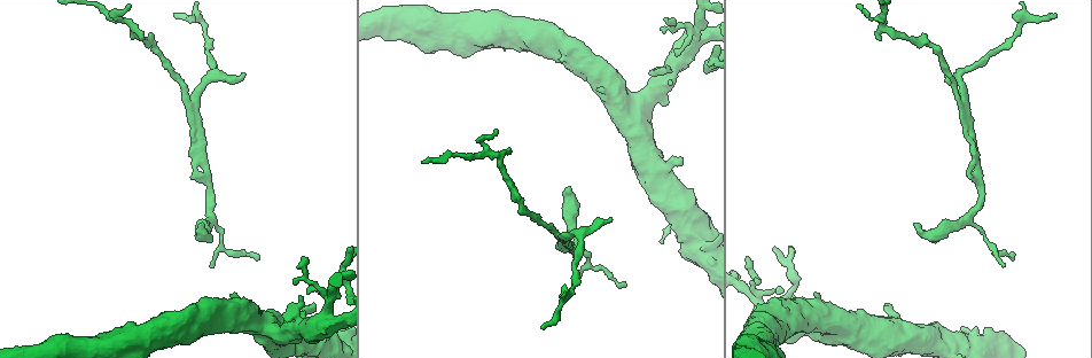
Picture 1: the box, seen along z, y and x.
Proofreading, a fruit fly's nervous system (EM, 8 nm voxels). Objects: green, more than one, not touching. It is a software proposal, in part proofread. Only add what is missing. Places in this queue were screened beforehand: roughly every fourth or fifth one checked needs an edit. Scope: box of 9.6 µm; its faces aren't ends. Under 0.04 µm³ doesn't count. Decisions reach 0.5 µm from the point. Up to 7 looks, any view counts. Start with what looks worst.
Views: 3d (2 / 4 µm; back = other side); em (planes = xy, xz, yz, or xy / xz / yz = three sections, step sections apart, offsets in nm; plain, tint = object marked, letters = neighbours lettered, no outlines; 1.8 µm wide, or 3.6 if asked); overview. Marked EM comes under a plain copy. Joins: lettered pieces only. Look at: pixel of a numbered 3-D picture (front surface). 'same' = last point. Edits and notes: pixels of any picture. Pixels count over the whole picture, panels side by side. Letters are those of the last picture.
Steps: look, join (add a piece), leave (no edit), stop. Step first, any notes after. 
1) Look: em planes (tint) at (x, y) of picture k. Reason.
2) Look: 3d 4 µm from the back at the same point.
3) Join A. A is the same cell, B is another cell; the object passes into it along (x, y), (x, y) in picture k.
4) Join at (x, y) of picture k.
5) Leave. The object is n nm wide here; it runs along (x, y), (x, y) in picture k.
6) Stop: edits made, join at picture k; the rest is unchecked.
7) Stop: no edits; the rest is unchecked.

Look: 3d 4 µm from the back at (194, 109) of picture 1. Three-way junction.

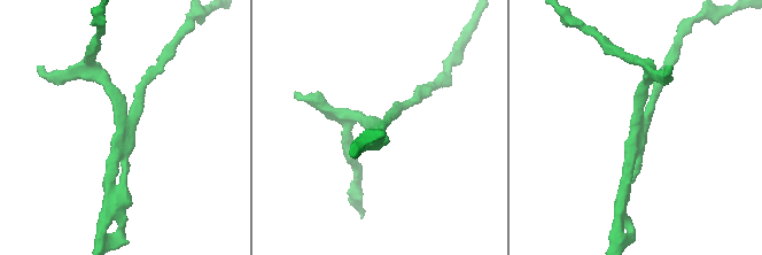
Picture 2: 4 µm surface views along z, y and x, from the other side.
Look: em yz step 16 (letters) at (123, 125) of picture 2. 3 arms meet here; shape alone is not enough.

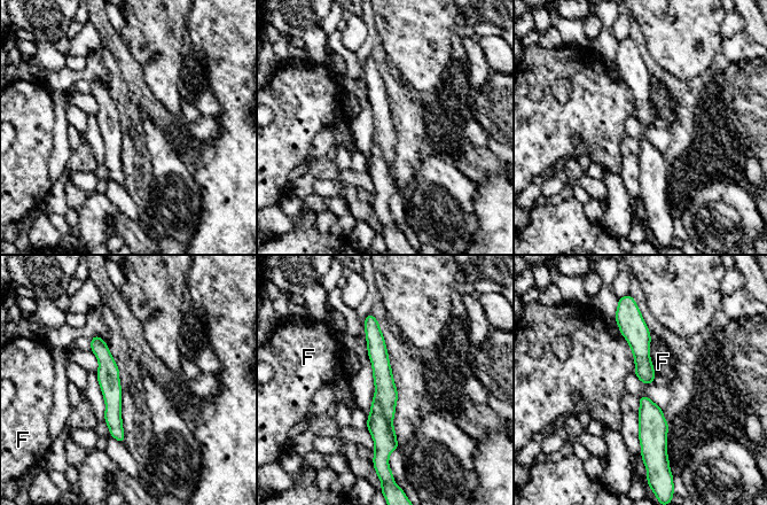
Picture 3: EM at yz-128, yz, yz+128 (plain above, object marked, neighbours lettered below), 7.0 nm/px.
Leave. F is another cell; it runs along (369, 317), (382, 371), (380, 452) in picture 3; none of them fits.

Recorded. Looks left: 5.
Look: em planes (letters) at (202, 222) of picture 1. Branch stops here.

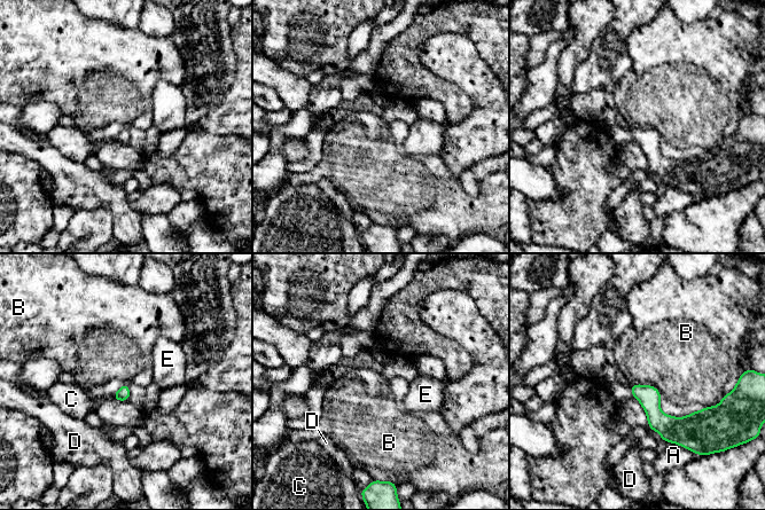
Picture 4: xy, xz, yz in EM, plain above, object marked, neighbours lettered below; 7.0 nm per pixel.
Join A. A is the same cell, B, C, D and E are other cells; the object passes into it along (708, 431), (676, 444), (673, 455) in picture 4; the neuron continues.

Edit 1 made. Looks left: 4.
Look: overview.

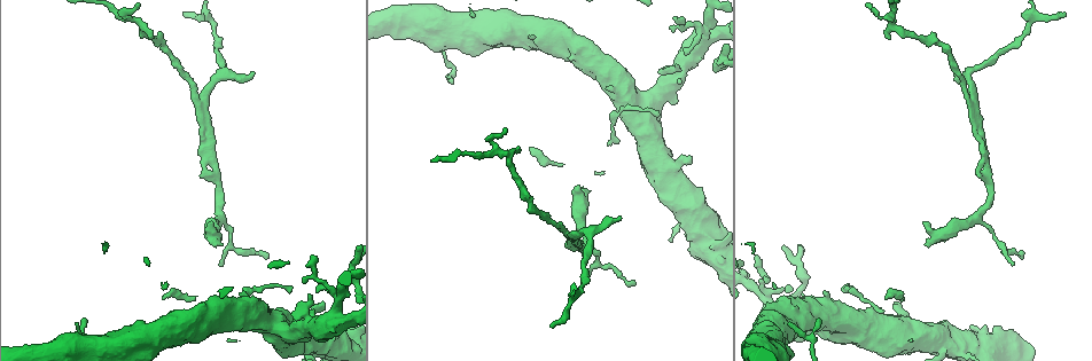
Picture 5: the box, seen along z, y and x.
Look: em xz step 8 (tint) at (690, 158) of picture 5. Free end.

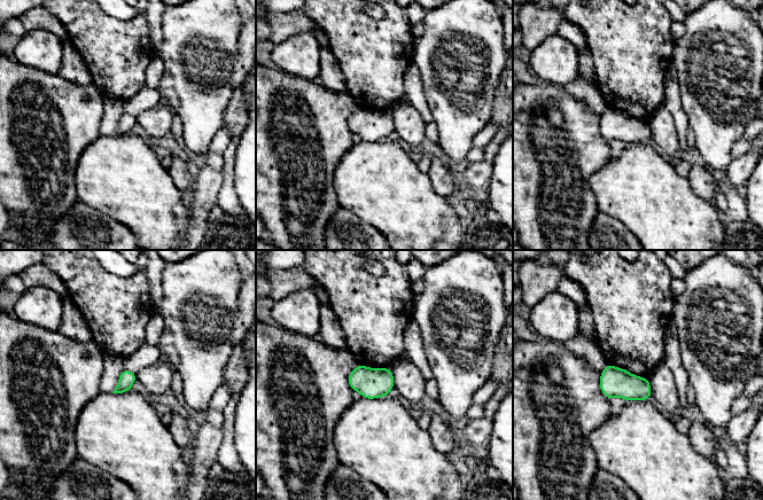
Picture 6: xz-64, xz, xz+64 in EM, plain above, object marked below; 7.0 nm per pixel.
Look: em planes (letters) at the same point. Cut it another way.

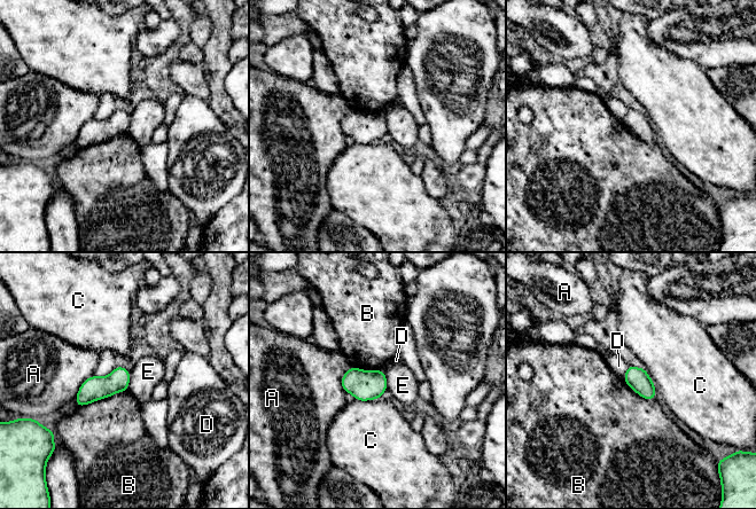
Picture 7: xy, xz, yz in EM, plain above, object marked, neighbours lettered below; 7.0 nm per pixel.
Leave. The longest contact is with B, 360 nm; A, B, C, D and E are other cells; a border runs along (130, 372), (130, 382), (126, 390) in picture 7; none of them fits.

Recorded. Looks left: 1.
Stop: edits made, join at picture 4; the rest is unchecked.

